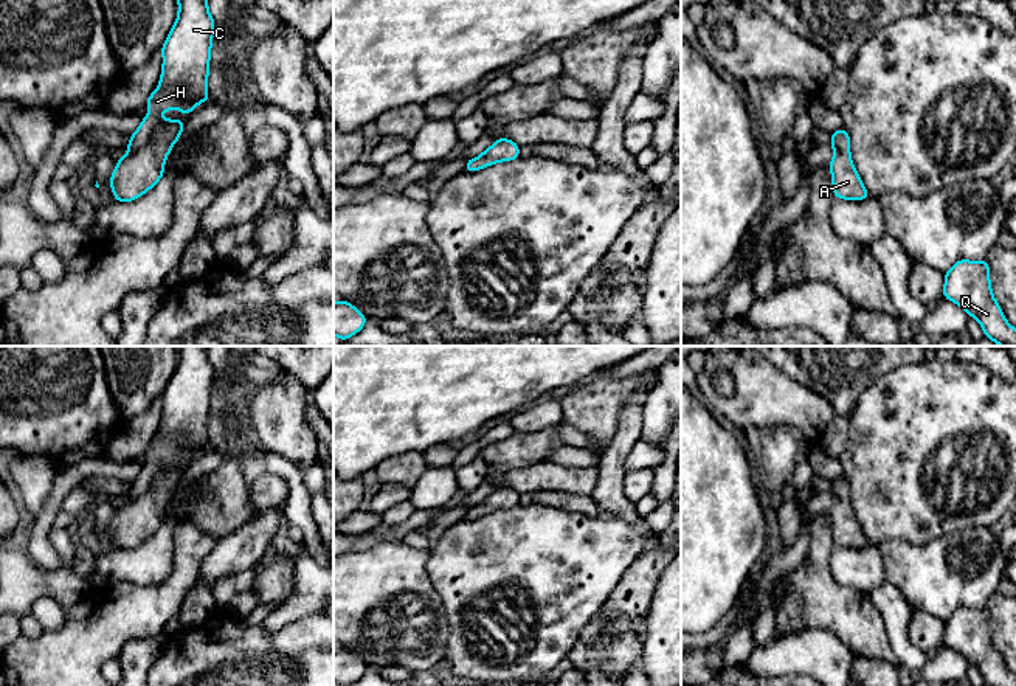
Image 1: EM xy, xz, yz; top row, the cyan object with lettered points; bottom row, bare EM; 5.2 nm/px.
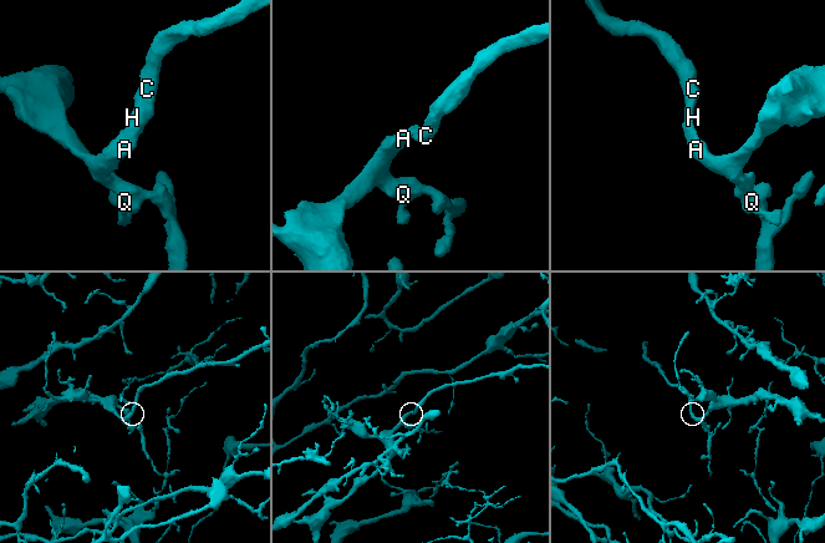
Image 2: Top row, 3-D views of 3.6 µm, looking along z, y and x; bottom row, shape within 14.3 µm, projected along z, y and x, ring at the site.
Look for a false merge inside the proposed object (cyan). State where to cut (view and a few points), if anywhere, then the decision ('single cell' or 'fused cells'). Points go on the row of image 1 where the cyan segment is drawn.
no cut; single cell

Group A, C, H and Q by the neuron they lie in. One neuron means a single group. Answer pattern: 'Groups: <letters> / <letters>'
Groups: A C H Q

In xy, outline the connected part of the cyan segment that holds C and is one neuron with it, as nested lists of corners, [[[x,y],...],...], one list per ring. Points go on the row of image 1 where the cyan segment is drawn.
[[[208,0],[177,2],[177,20],[161,47],[163,67],[160,84],[146,101],[149,113],[130,135],[127,144],[129,152],[118,158],[116,168],[109,180],[109,186],[115,192],[115,202],[132,202],[141,197],[163,177],[164,160],[183,133],[185,120],[161,120],[160,113],[174,107],[181,113],[192,113],[197,104],[209,101],[208,73],[216,22],[208,11]]]

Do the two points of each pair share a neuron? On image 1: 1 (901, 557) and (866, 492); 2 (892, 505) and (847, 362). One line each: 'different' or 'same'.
1: different
2: different

